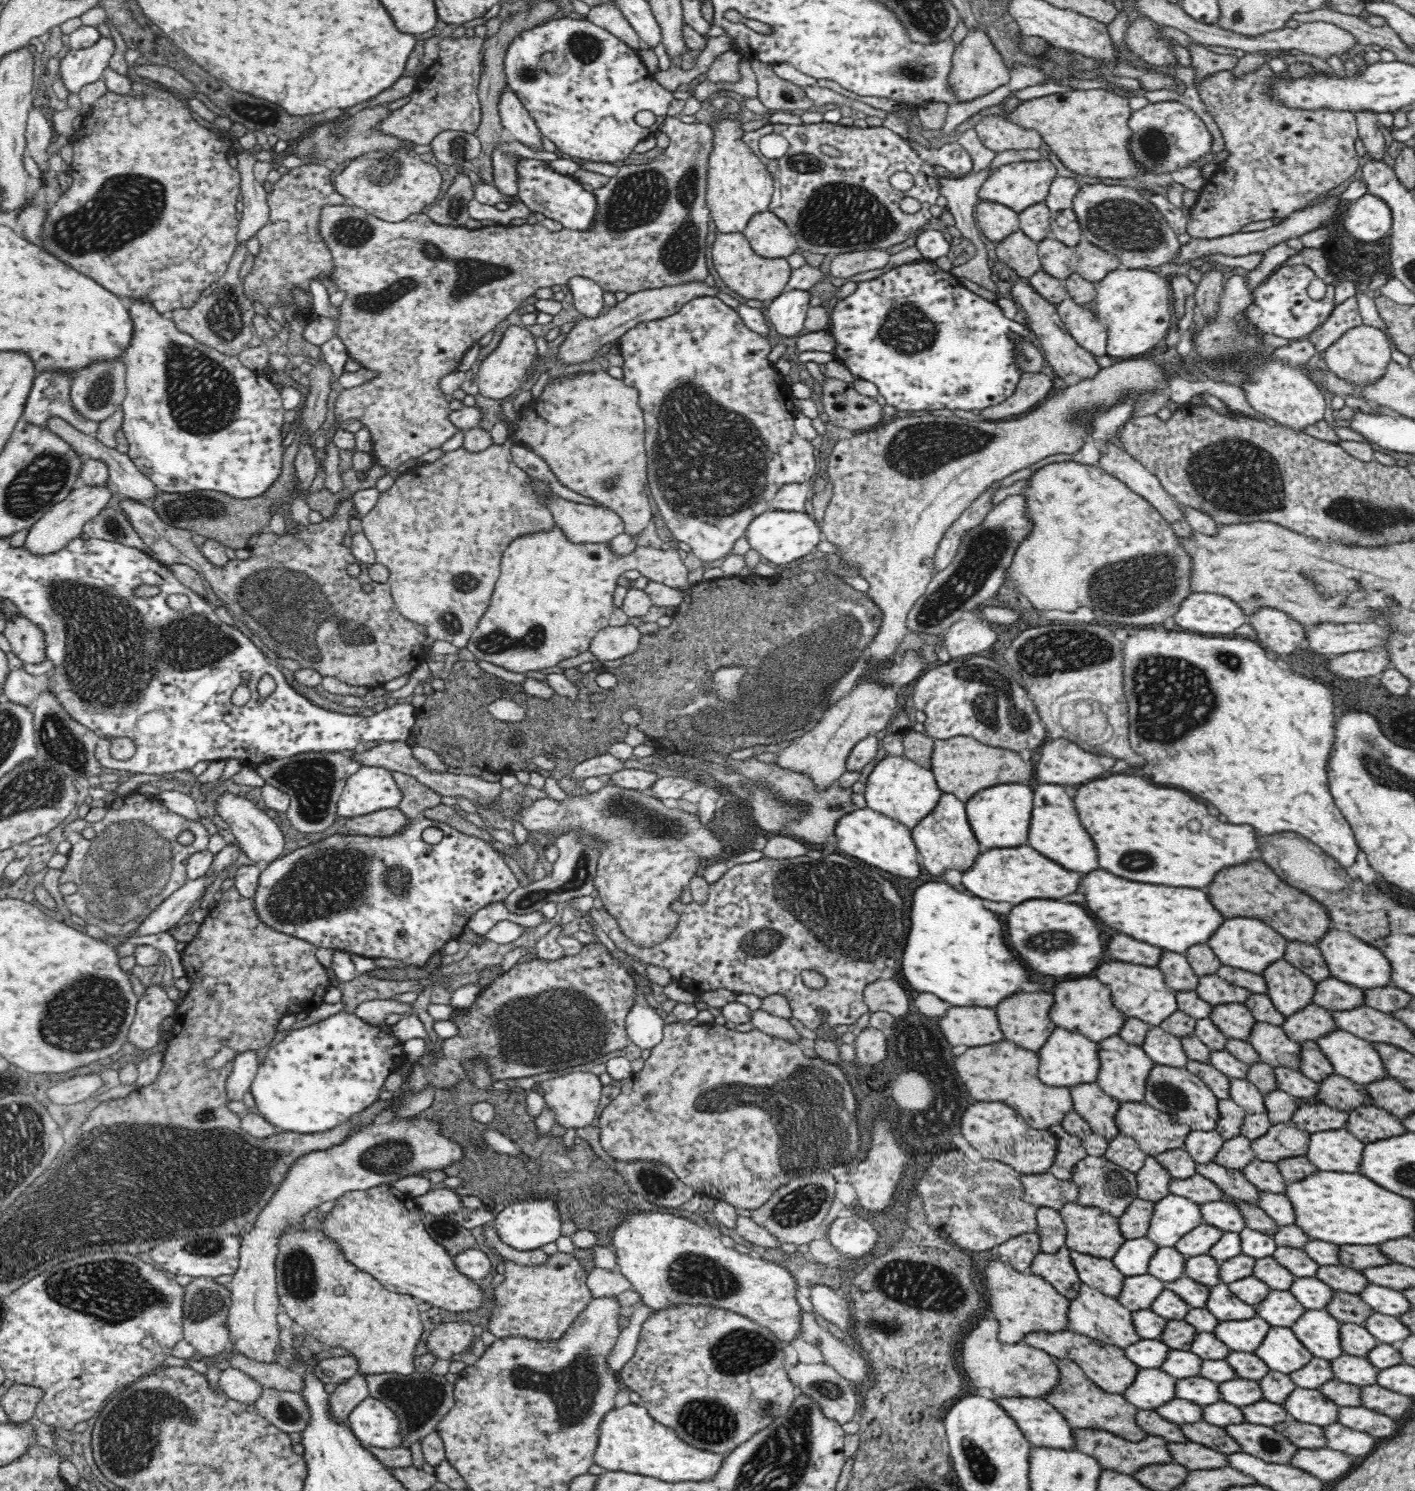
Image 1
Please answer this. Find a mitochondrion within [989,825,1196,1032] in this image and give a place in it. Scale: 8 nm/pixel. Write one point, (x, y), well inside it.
(1064, 938)

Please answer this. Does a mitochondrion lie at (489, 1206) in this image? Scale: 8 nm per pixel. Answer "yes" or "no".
no

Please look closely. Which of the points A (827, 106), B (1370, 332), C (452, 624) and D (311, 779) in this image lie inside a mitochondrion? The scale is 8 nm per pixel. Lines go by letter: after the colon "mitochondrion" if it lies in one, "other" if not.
A: other
B: other
C: mitochondrion
D: mitochondrion

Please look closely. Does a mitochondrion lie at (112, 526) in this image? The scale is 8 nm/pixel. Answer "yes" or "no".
yes

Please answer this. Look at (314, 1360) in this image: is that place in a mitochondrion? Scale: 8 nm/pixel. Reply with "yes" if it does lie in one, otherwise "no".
no

